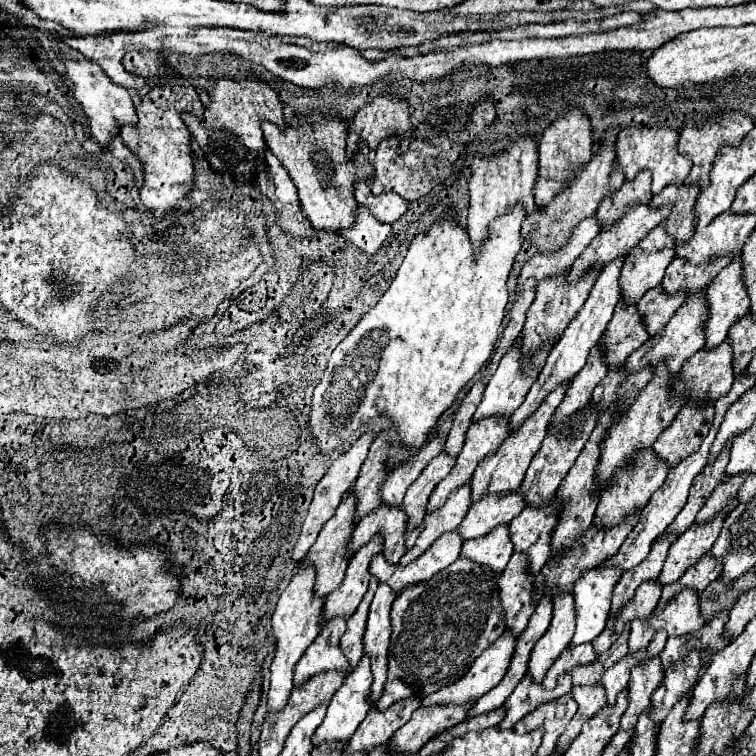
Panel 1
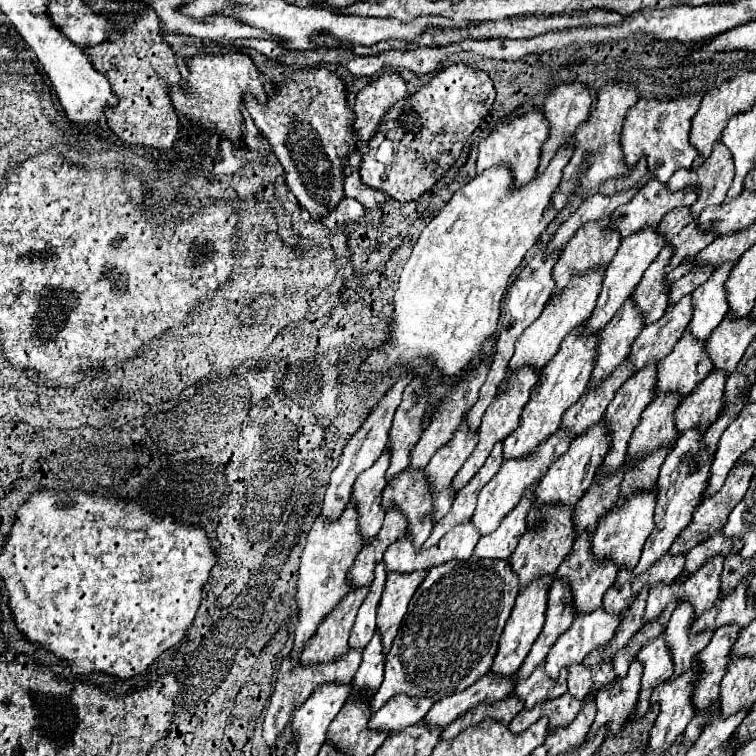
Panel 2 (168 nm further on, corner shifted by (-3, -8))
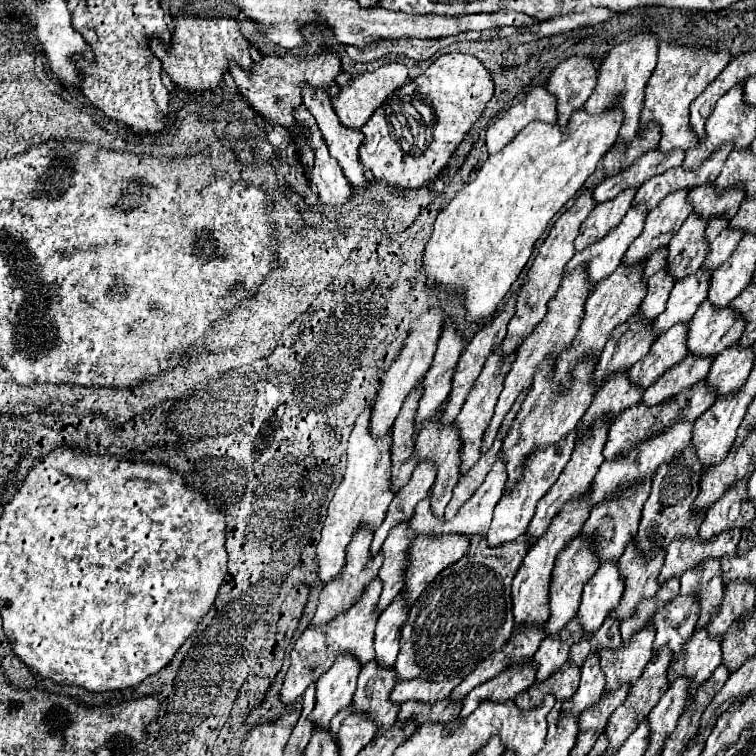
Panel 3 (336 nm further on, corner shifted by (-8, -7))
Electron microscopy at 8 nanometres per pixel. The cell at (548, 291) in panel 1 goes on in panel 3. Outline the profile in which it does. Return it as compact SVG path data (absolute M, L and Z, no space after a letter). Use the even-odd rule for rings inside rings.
M630 187L618 193L614 199L596 205L580 227L580 235L576 237L576 251L582 251L590 243L602 239L608 231L612 231L622 221L626 211L630 209L636 191L638 187Z

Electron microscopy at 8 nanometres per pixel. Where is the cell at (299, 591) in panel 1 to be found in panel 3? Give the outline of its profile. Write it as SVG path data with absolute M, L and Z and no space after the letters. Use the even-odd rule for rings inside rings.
M374 401L358 415L348 441L348 465L334 499L328 505L328 517L322 527L322 539L316 549L318 573L324 583L340 575L346 561L346 545L352 541L354 531L360 525L370 525L376 529L386 515L386 509L394 495L390 495L390 431L382 437L370 435L370 411Z

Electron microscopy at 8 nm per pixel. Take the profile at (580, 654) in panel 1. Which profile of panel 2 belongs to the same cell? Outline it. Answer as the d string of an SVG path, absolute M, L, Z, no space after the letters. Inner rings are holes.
M603 608L591 612L591 614L583 614L583 616L577 616L571 624L571 628L559 636L559 640L553 644L553 648L549 650L549 656L545 658L545 672L551 676L551 680L557 680L559 678L559 672L561 668L569 668L573 664L581 664L583 658L591 652L599 652L599 650L605 650L605 646L609 644L609 640L613 638L617 626L619 626L621 618L617 614L609 614L605 612Z

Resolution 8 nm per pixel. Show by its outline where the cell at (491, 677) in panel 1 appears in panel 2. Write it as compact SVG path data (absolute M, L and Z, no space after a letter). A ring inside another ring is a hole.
M543 578L539 582L533 582L531 586L519 590L519 596L515 600L515 608L507 620L505 632L501 634L501 644L497 648L497 656L493 658L493 668L489 670L491 674L509 678L513 676L519 666L523 664L525 656L529 654L531 646L535 644L541 628L543 628L543 620L545 620L545 610L547 610L547 588L549 588L549 578Z

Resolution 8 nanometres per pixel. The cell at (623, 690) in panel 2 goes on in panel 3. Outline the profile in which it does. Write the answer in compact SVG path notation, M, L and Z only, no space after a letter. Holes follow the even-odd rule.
M652 621L642 627L630 641L622 641L616 649L604 647L600 651L600 667L606 673L606 691L616 691L622 683L636 683L642 675L654 643L654 625Z

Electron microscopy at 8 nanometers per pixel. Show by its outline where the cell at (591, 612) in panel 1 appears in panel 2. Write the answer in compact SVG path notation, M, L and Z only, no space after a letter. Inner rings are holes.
M637 494L637 496L629 498L629 502L625 506L613 508L611 512L607 512L599 520L597 532L593 534L593 556L597 556L597 560L613 560L613 564L617 564L619 570L623 566L627 570L633 570L641 556L643 544L653 530L655 502L657 502L655 494Z

